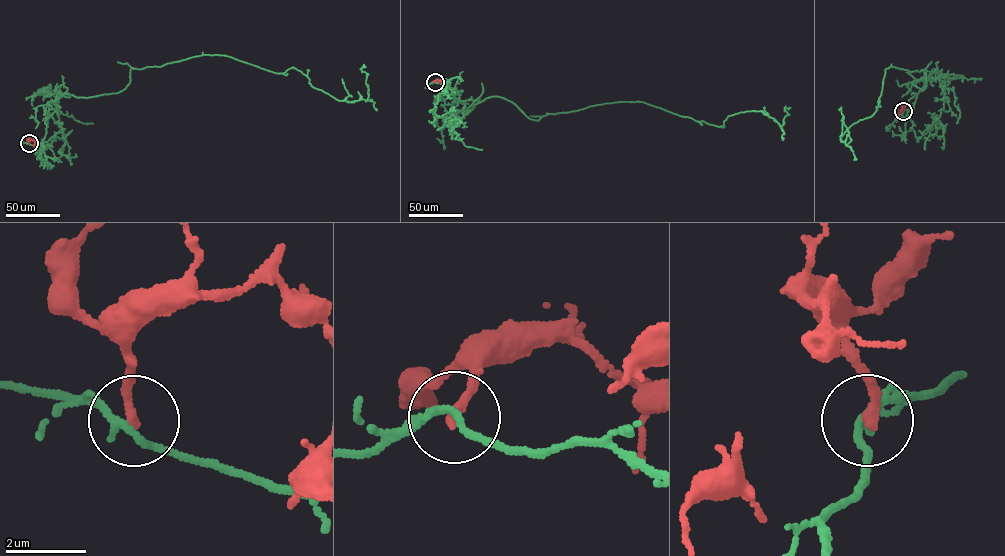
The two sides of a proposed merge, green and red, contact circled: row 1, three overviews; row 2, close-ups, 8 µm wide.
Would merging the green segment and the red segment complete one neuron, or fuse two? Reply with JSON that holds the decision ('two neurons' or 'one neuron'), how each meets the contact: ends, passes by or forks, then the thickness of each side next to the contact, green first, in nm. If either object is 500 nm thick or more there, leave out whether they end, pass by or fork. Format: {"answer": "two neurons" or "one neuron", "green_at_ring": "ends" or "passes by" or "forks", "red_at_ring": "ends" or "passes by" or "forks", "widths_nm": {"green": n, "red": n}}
{"answer": "two neurons", "green_at_ring": "passes by", "red_at_ring": "ends", "widths_nm": {"green": 180, "red": 240}}

